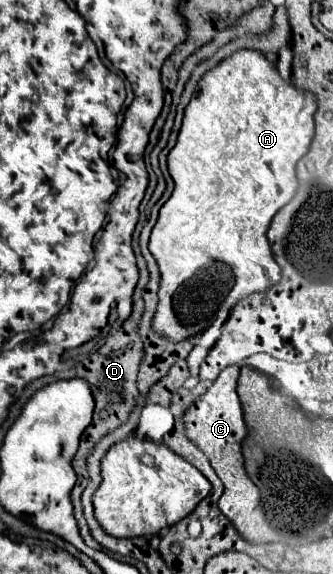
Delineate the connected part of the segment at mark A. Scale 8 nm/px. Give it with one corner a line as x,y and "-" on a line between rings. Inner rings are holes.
237,51
235,55
223,59
215,69
211,69
209,73
203,75
203,79
199,81
197,93
193,95
193,99
189,101
187,109
185,109
185,117
183,117
183,127
179,131
177,137
177,145
171,149
169,153
169,175
175,181
175,189
171,193
171,199
161,207
159,211
159,219
151,231
149,237
149,251
153,253
153,257
159,263
159,271
161,271
161,289
159,289
159,305
157,305
157,313
153,319
153,329
171,339
171,341
183,341
195,333
203,333
217,317
227,317
231,313
231,309
247,295
251,293
263,293
267,291
271,285
275,285
281,279
281,269
273,259
269,241
267,241
267,229
271,225
271,219
275,217
275,213
287,205
295,191
297,191
297,177
295,177
295,165
297,161
309,151
309,145
313,141
313,115
315,115
315,99
311,99
313,95
303,93
301,89
297,89
291,81
283,81
277,73
277,69
271,67
271,63
267,61
267,57
263,57
257,51

